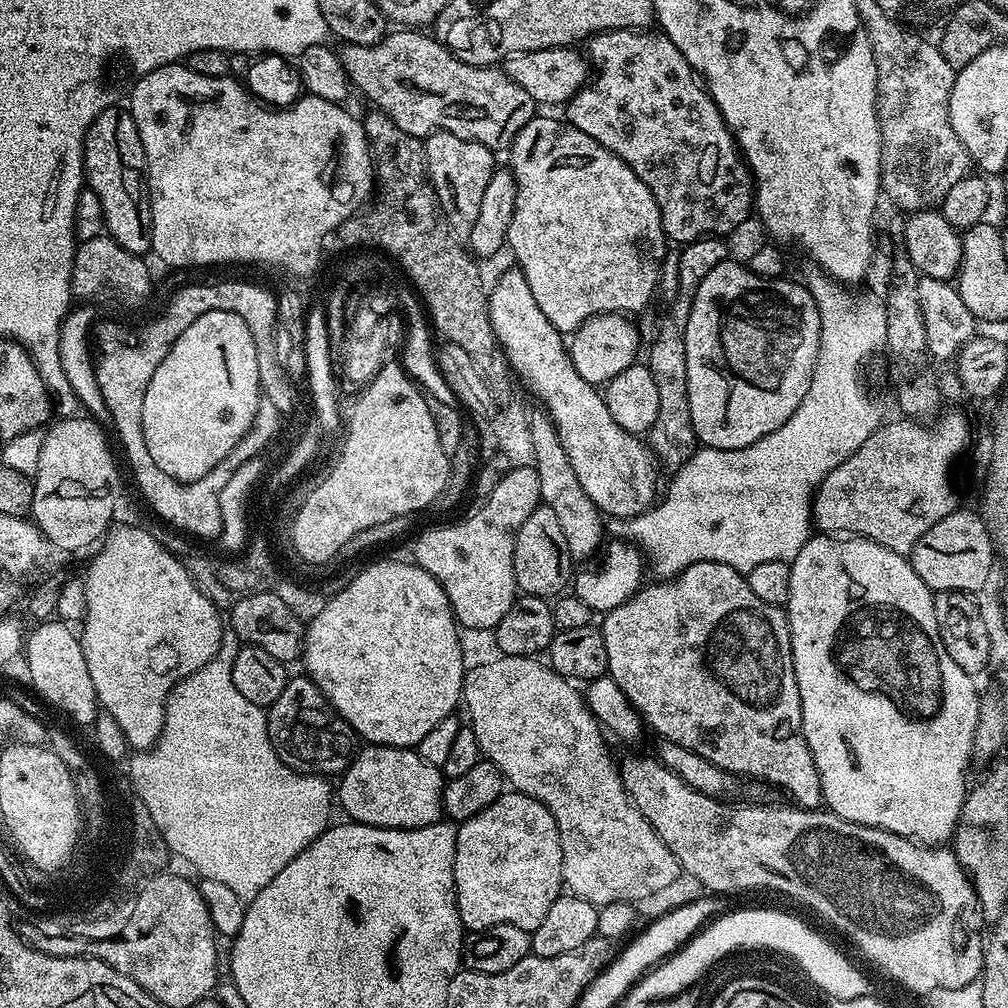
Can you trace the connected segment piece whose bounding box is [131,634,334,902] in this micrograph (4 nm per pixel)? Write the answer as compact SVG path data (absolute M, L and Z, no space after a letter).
M225 635L220 641L220 648L217 650L216 656L210 662L206 662L206 666L194 670L194 674L190 674L173 686L172 693L168 696L168 701L164 703L164 728L160 732L159 738L151 748L137 751L131 757L131 760L133 759L133 786L131 787L146 802L146 810L150 812L154 826L160 832L160 836L165 839L167 845L174 846L178 840L186 840L186 844L180 850L181 858L194 871L201 872L200 876L203 879L222 882L223 885L230 886L234 893L238 894L238 898L247 902L253 900L290 861L298 858L298 854L302 854L302 850L306 850L306 846L310 846L310 842L317 840L325 828L329 827L330 821L333 819L331 816L332 804L334 808L334 788L333 785L332 788L328 785L331 783L325 777L302 776L290 766L286 766L278 758L278 754L272 749L272 743L270 742L268 717L265 709L254 706L254 702L248 701L234 686L232 663L236 657L237 647L238 641L235 635Z

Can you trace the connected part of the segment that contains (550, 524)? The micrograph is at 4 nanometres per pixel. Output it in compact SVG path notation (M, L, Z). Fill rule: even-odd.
M541 506L522 522L514 542L514 578L516 587L525 596L555 598L569 587L574 576L574 561L568 553L566 534L562 534L562 525L554 515L554 510Z

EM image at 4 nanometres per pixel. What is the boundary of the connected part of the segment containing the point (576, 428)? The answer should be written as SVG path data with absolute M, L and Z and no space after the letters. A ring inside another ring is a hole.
M512 266L509 272L504 272L496 280L496 285L491 285L488 292L488 313L490 314L490 322L492 323L492 332L496 336L496 341L500 344L500 349L504 351L504 358L508 362L509 369L513 373L516 372L524 379L524 384L537 396L539 403L545 412L548 413L550 419L556 423L558 438L562 442L562 446L566 450L566 458L570 460L570 466L574 468L574 474L578 474L578 482L582 482L582 490L586 490L586 494L590 494L590 502L594 502L600 507L601 513L608 518L627 518L629 516L639 516L640 513L648 511L658 500L658 492L656 496L656 468L658 469L658 461L652 455L649 445L645 443L639 435L622 430L622 426L618 426L618 422L614 422L614 418L610 418L610 410L606 406L601 389L597 385L586 382L578 374L578 370L574 370L574 362L568 356L565 337L556 327L553 326L546 318L546 314L542 314L542 310L538 310L538 302L534 302L534 294L530 294L530 286L526 282L526 278L520 273L520 269Z

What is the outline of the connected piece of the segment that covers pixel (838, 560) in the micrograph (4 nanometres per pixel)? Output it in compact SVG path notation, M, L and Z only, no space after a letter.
M816 534L808 539L806 546L802 546L802 550L798 550L798 558L790 561L790 598L786 605L786 615L788 617L788 629L790 630L790 642L792 643L792 661L794 662L794 674L798 682L798 694L802 702L802 730L806 742L810 746L810 754L814 758L814 766L818 768L818 778L822 786L822 794L824 795L822 804L827 811L833 816L849 820L855 824L862 826L870 826L871 828L881 828L887 832L893 832L899 836L905 836L907 840L914 840L917 844L925 846L940 846L945 842L951 841L956 831L956 819L960 817L960 811L964 805L966 795L966 784L964 788L964 771L968 768L968 763L974 760L974 745L976 743L976 727L978 726L978 718L980 717L980 705L982 703L981 693L976 693L976 684L973 677L966 671L962 670L962 666L958 666L958 662L954 662L954 658L950 658L950 654L946 654L946 646L942 642L942 638L938 634L938 622L934 618L934 602L932 589L926 586L926 582L922 582L922 578L918 578L918 574L914 574L911 563L901 553L890 550L886 546L874 543L873 540L863 538L837 538L832 534Z

